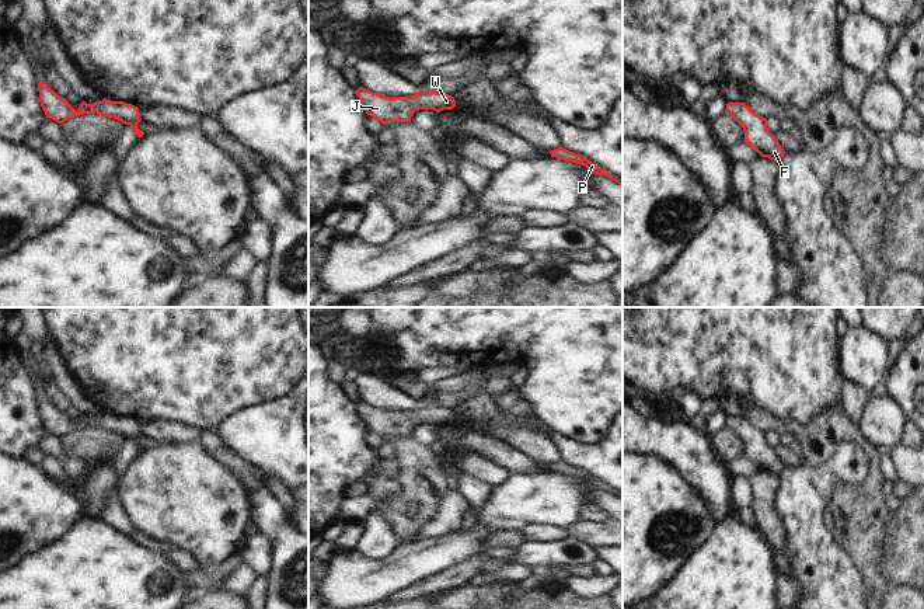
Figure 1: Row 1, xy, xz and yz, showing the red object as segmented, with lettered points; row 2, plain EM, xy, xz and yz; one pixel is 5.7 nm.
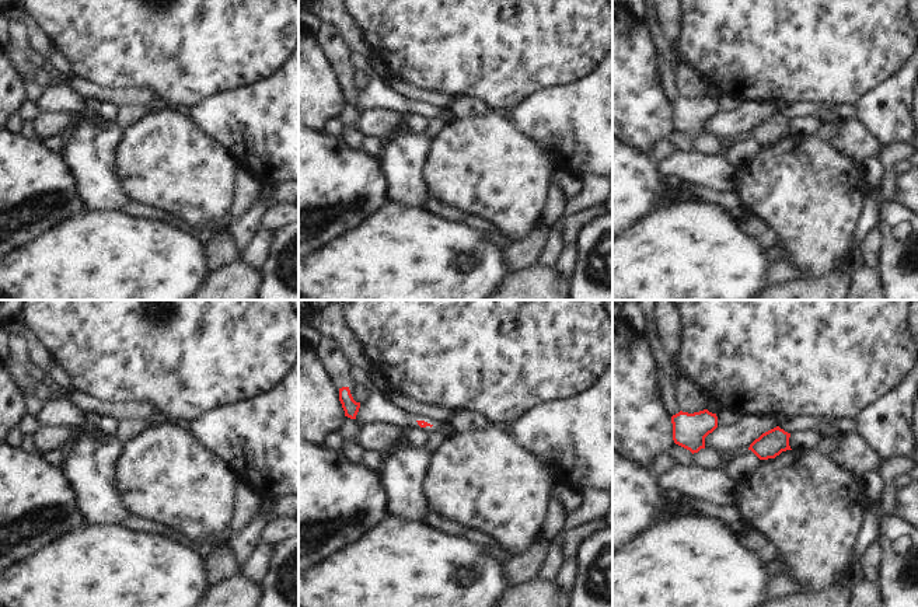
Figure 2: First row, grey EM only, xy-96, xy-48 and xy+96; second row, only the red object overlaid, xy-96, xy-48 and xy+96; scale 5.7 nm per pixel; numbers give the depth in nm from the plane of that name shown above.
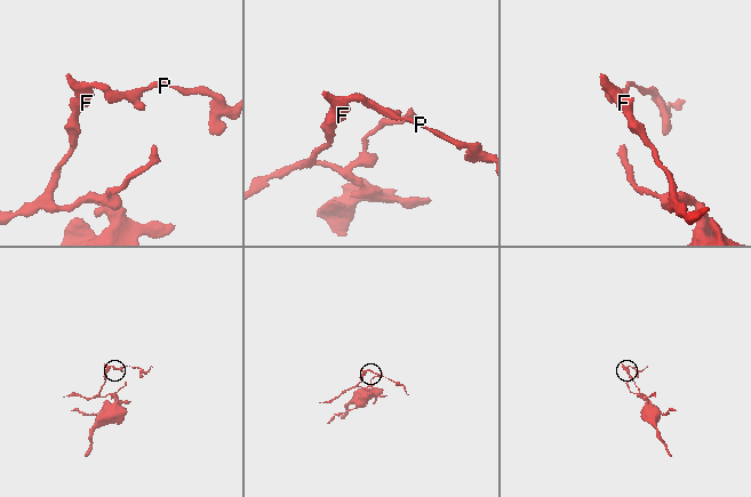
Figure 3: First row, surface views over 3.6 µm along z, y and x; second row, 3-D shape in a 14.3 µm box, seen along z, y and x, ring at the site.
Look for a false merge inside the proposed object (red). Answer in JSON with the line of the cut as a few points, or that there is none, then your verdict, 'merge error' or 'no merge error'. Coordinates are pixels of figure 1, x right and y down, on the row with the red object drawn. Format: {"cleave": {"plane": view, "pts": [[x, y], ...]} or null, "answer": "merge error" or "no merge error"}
{"cleave": null, "answer": "no merge error"}

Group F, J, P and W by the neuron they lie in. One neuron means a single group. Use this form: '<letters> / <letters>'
F J P W

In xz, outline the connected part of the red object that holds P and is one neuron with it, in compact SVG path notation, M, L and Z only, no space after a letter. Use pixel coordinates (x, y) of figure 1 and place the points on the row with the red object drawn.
M564 147L554 149L554 150L550 152L550 154L551 154L551 157L557 157L559 160L582 164L582 166L585 166L587 168L587 171L590 171L593 174L597 174L597 175L604 175L604 177L618 182L620 185L623 185L617 178L611 177L603 168L600 168L595 163L589 161L586 157L582 157L580 154L569 152L566 149L564 149Z

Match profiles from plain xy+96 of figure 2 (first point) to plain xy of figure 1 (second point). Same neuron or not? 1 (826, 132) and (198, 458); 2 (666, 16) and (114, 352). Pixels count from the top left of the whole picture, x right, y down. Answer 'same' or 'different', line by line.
1: different
2: different

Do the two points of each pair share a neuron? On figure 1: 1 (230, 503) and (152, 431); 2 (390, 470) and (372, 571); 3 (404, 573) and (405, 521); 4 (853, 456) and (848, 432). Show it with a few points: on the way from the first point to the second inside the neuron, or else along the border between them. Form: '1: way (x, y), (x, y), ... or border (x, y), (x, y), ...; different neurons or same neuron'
1: border (198, 442), (164, 444); different neurons
2: border (398, 543), (380, 559), (366, 559), (355, 552); different neurons
3: border (411, 540), (400, 545); different neurons
4: border (871, 460), (857, 444), (841, 442), (825, 463); different neurons

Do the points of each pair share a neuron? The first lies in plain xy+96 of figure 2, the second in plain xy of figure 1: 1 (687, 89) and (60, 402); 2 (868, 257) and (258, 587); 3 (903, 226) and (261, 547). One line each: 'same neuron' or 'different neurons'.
1: same neuron
2: different neurons
3: different neurons

